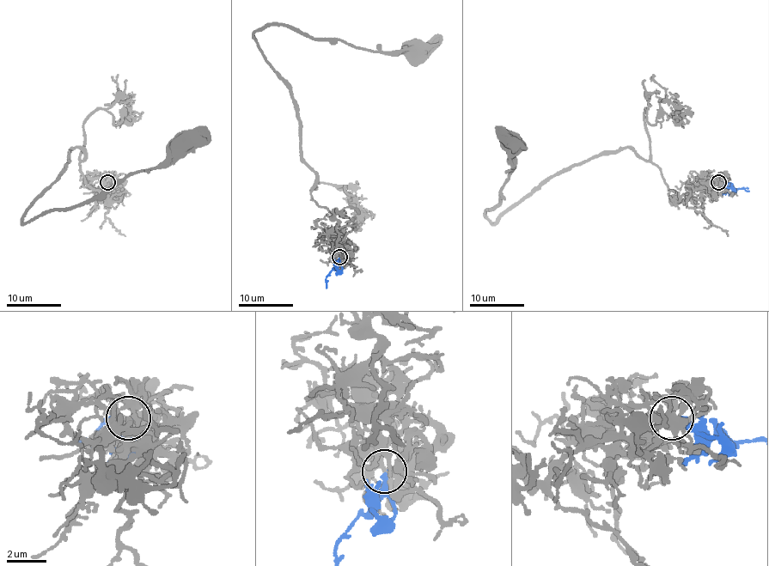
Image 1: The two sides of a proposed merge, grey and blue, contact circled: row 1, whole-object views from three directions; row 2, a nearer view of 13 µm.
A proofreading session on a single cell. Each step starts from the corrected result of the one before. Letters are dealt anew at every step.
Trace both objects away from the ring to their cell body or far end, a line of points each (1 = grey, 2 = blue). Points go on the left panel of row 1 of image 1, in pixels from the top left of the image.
1: (108, 182), (104, 200), (87, 184), (83, 152), (74, 147), (21, 222), (165, 167), (186, 147)
2: (108, 182), (94, 189), (94, 191)

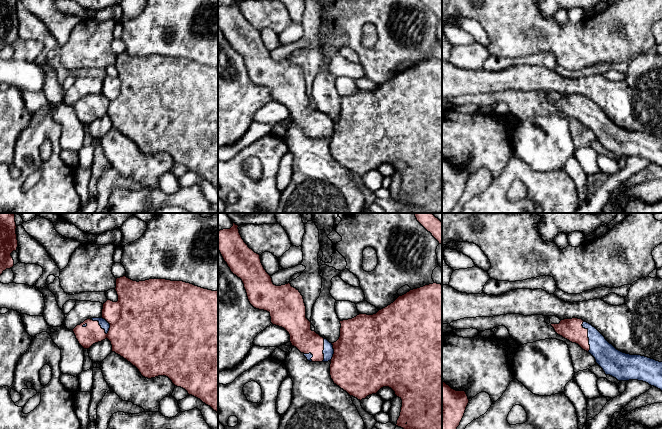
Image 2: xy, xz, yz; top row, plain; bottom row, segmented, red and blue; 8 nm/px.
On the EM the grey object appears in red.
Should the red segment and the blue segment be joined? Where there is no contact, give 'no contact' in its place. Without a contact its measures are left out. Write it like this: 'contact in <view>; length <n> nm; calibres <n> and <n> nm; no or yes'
contact in xy; length 190 nm; calibres 340 and 70 nm; yes

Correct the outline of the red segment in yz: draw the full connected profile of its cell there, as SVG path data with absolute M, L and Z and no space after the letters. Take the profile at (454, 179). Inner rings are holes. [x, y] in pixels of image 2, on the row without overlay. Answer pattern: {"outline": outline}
{"outline": "M442 157L442 213L450 213L457 205L468 179L465 167L456 167Z"}

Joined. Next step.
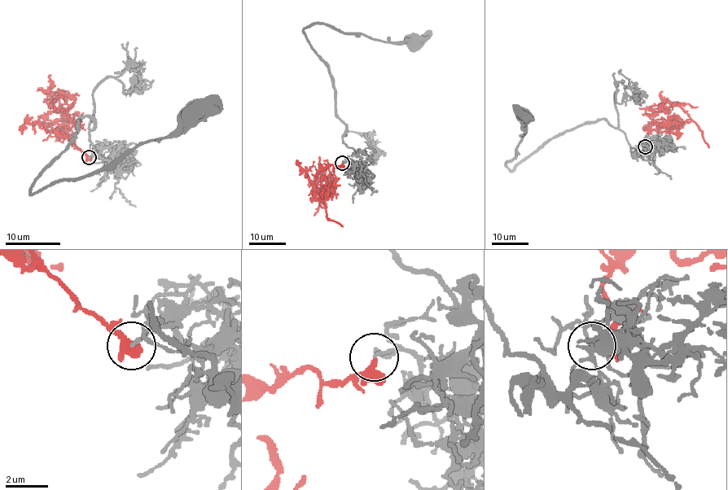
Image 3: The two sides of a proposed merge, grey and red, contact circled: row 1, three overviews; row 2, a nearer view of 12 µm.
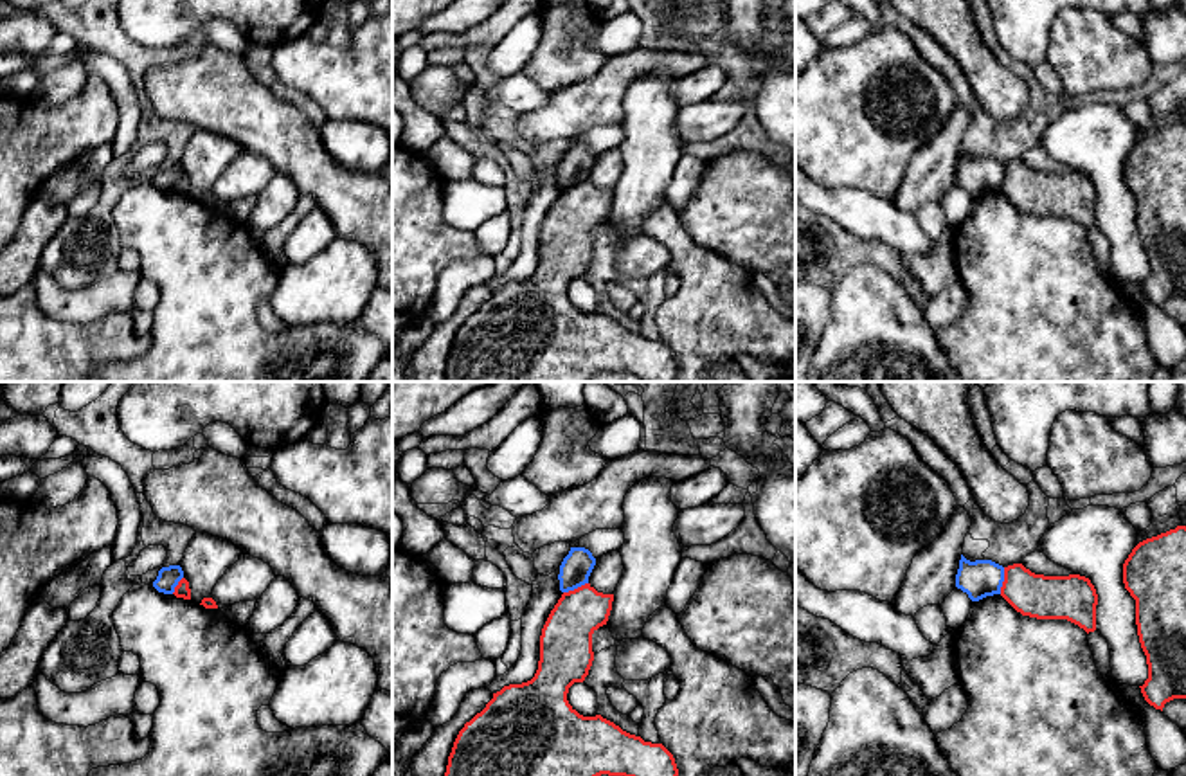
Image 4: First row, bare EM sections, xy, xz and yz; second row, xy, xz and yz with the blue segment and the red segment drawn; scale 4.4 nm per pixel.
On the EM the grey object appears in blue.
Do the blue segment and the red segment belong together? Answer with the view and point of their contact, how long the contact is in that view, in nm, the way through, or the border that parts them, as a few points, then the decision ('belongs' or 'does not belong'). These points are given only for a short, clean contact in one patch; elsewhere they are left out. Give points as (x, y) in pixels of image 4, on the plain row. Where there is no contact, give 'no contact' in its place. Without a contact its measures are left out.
contact yz (1003, 177); length 120 nm; border yz (1005, 164), (999, 189); does not belong

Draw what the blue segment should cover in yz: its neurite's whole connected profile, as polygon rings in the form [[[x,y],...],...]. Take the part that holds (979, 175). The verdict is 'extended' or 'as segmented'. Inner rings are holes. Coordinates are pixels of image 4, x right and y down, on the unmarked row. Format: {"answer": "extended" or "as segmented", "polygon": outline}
{"answer": "as segmented", "polygon": [[[961,151],[956,171],[956,184],[968,191],[972,198],[1001,191],[1004,164],[992,157],[970,158]]]}

